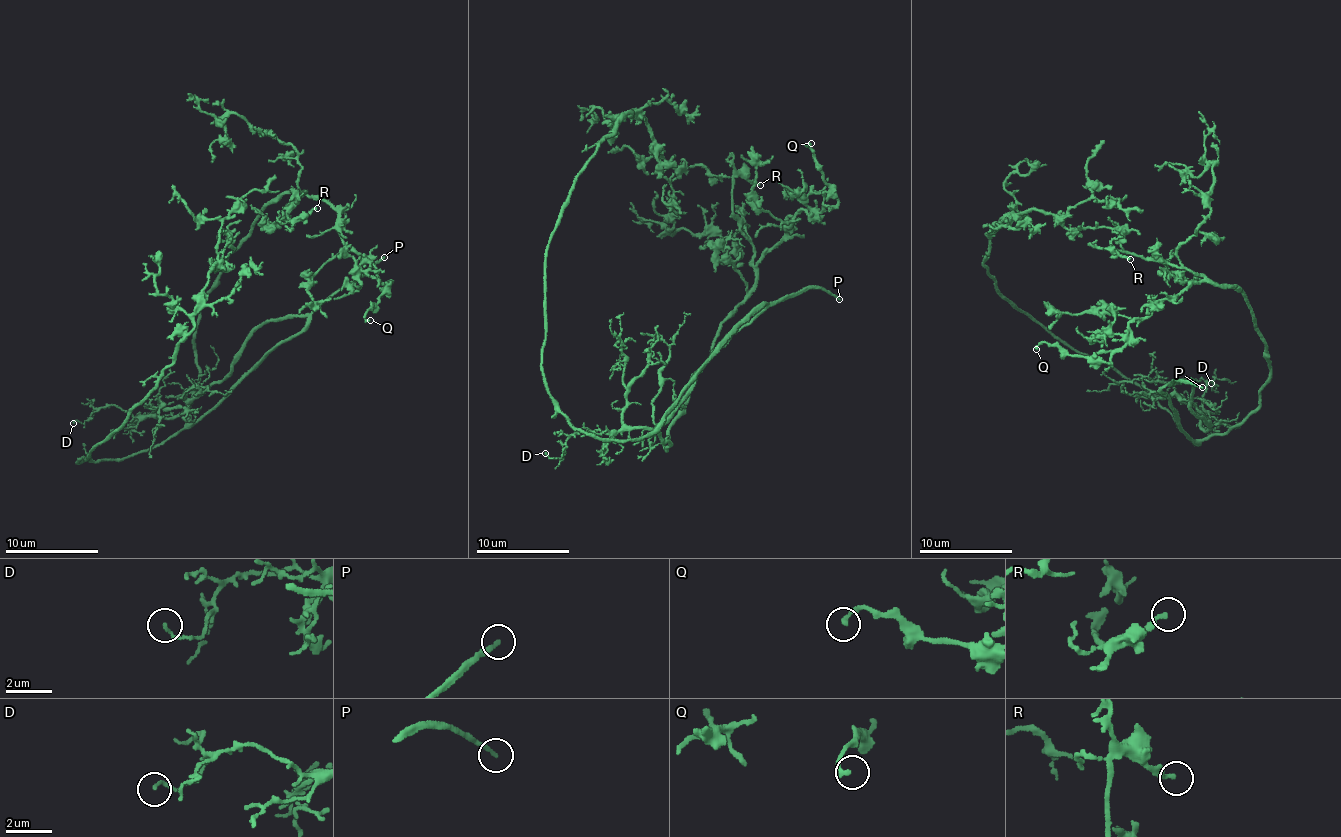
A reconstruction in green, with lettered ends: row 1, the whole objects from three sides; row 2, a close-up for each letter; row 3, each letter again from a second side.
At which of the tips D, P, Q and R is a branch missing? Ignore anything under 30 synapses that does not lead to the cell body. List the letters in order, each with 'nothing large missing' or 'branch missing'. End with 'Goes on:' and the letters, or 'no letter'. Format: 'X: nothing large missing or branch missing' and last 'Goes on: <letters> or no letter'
D: nothing large missing
P: branch missing
Q: nothing large missing
R: nothing large missing
Goes on: P

